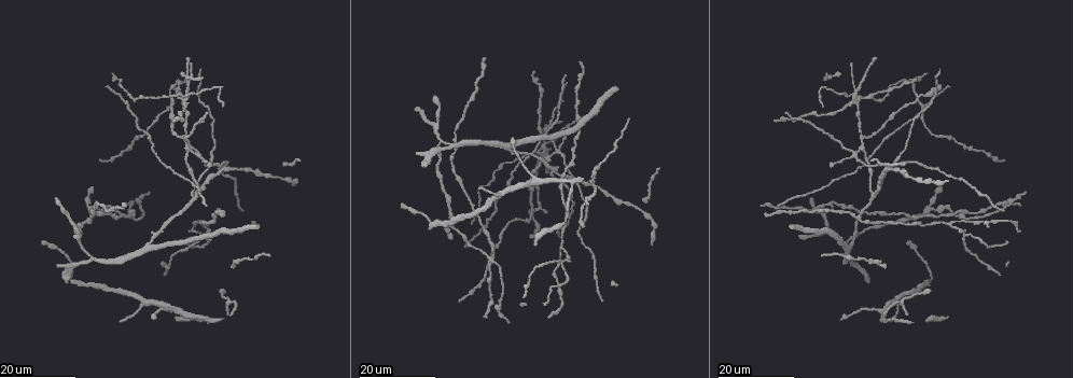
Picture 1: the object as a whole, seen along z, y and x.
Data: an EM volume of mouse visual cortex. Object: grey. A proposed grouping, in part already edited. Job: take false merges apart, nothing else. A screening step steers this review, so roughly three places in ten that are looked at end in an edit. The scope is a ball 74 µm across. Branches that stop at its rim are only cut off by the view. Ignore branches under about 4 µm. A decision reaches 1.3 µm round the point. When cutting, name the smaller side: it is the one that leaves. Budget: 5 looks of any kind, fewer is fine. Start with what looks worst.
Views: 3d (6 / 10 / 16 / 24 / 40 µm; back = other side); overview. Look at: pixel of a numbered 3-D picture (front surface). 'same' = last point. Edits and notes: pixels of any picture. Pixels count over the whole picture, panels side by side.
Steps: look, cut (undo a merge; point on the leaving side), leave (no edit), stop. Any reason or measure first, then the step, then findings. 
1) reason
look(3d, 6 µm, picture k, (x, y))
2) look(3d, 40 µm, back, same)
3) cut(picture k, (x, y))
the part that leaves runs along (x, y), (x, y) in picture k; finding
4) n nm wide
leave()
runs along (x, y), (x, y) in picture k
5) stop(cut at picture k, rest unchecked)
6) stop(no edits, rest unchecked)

four or more arms meet
look(3d, 16 µm, picture 1, (200, 154))

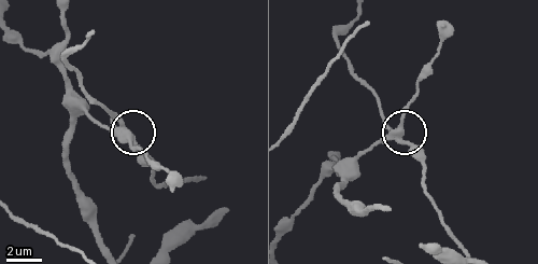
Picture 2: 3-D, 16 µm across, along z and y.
look(3d, 6 µm, picture 2, (126, 129))

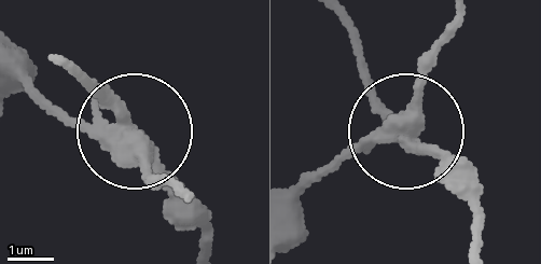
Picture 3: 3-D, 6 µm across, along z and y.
370 nm wide
cut(picture 3, (447, 151))
the part that leaves runs along (407, 135), (446, 166), (473, 247) in picture 3; two neurons meet here

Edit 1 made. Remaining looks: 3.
four or more arms meet
look(3d, 24 µm, picture 1, (563, 263))

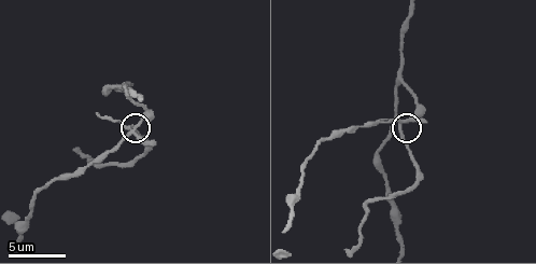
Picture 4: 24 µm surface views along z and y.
look(3d, 10 µm, picture 4, (128, 128))

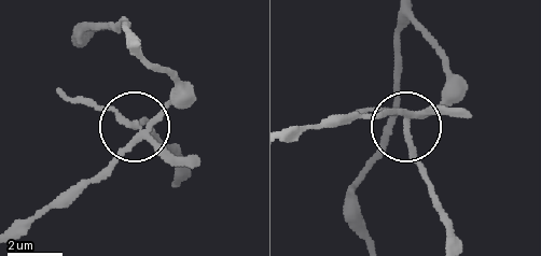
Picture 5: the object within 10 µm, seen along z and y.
230 nm wide
cut(picture 5, (179, 158))
two neurons meet here

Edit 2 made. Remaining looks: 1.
stop(cut at picture 3, cut at picture 5, rest unchecked)

